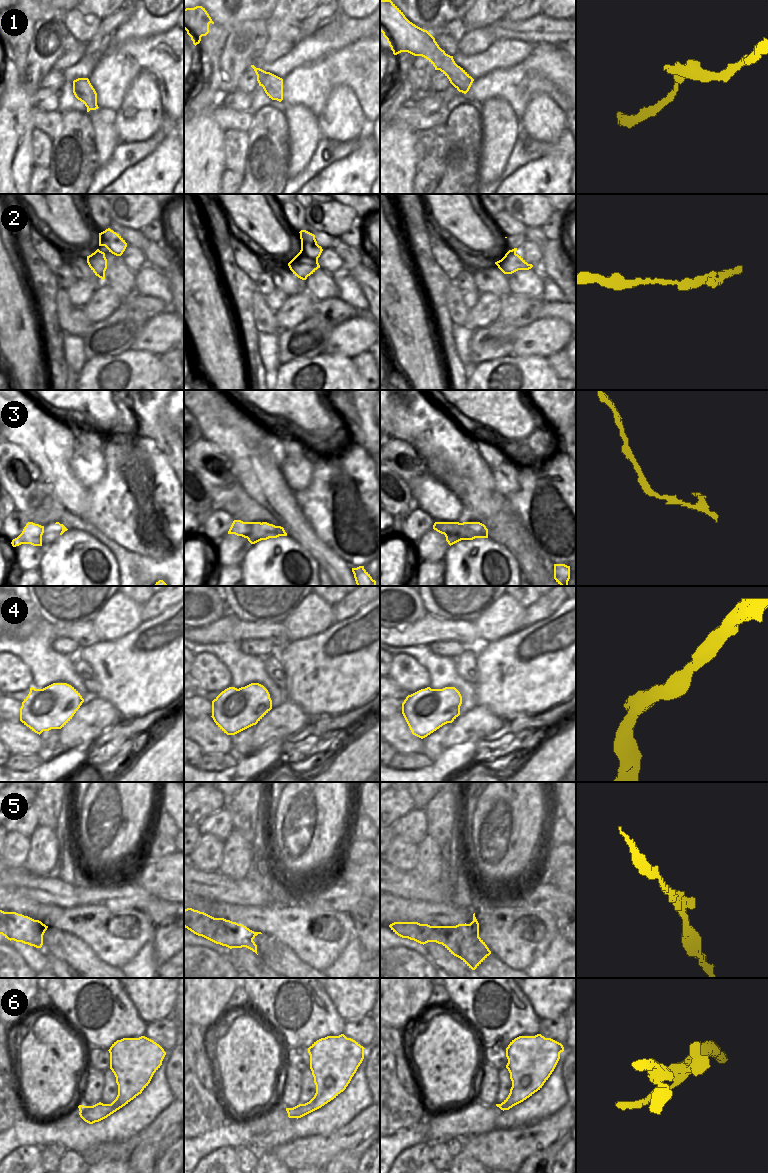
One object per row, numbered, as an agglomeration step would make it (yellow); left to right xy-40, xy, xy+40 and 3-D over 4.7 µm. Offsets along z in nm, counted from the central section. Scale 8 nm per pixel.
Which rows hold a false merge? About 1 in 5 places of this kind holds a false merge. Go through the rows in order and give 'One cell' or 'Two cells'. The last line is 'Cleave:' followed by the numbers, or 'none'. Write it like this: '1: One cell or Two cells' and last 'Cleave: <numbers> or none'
1: Two cells
2: Two cells
3: Two cells
4: One cell
5: One cell
6: One cell
Cleave: 1, 2, 3

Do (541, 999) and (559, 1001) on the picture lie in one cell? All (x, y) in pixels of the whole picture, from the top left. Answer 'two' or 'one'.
one

